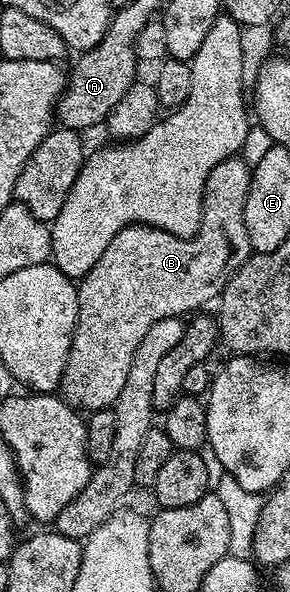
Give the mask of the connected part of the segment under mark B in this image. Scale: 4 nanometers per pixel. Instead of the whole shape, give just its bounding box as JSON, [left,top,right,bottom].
[59,156,251,413]

